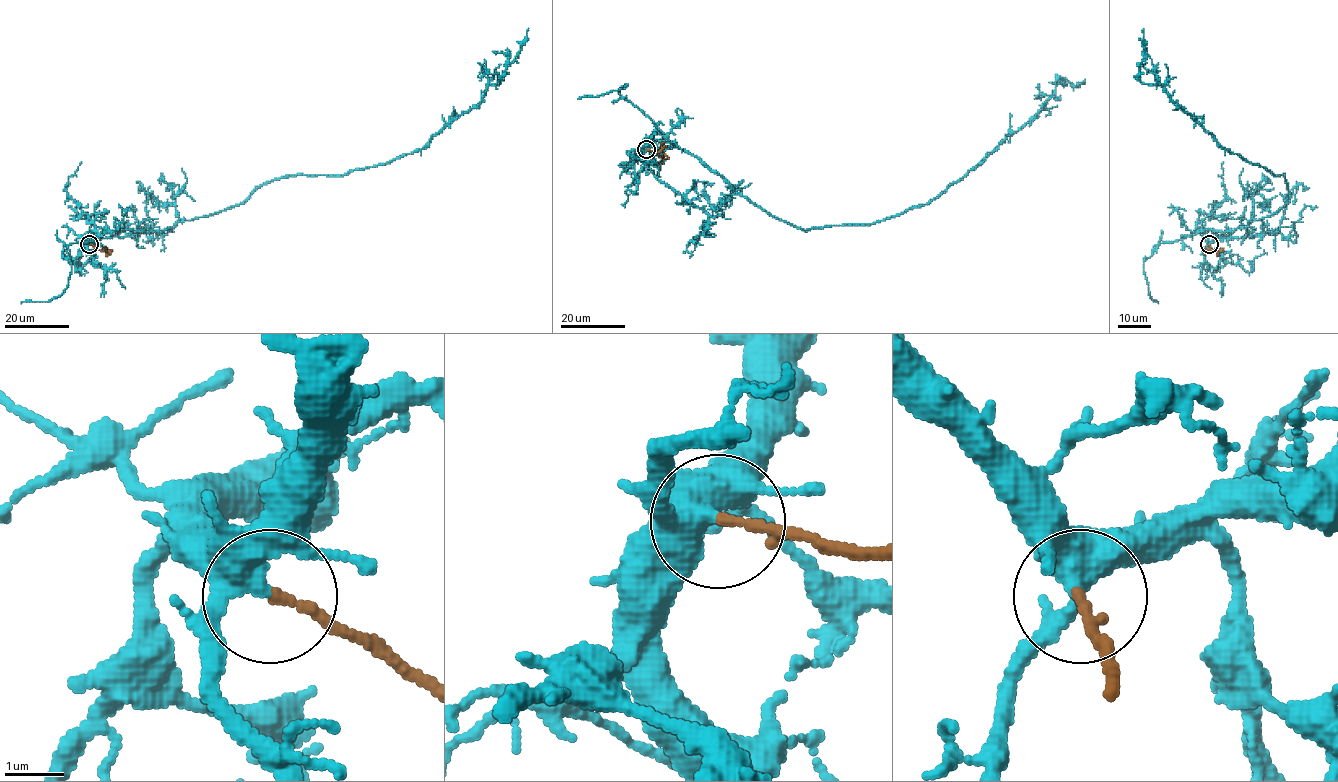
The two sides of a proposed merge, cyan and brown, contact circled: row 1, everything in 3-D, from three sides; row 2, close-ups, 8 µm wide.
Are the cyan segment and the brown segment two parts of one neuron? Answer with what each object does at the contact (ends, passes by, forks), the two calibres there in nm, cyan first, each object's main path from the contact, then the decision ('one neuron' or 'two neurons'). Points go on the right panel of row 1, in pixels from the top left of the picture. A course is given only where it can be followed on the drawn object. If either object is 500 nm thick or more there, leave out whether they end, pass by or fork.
cyan passes by; brown ends; calibres 400 and 170 nm; course cyan (1209, 244), (1192, 234), (1245, 228), (1289, 192), (1284, 175), (1225, 150), (1161, 85), (1140, 80), (1143, 29); course brown (1209, 244), (1213, 251), (1223, 249); one neuron

